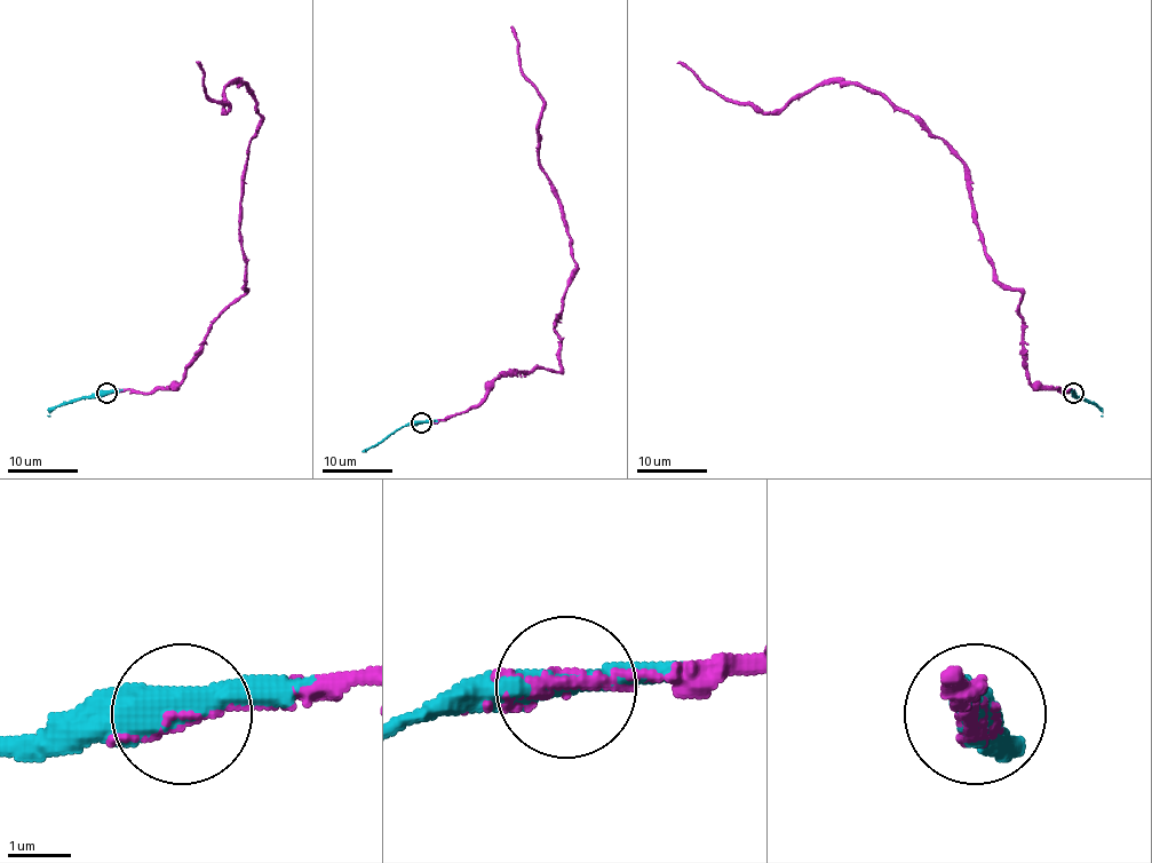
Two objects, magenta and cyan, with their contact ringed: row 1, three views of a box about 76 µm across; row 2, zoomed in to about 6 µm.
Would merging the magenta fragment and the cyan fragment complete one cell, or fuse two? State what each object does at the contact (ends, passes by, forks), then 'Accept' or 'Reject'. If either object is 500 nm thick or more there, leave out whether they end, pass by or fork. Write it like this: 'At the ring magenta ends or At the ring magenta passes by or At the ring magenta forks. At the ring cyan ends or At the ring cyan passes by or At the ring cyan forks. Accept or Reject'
At the ring magenta passes by. At the ring cyan passes by. Accept

